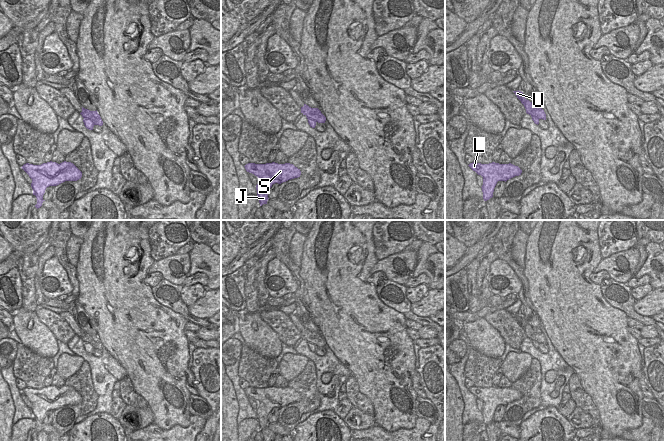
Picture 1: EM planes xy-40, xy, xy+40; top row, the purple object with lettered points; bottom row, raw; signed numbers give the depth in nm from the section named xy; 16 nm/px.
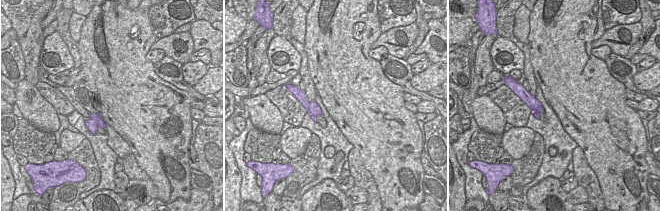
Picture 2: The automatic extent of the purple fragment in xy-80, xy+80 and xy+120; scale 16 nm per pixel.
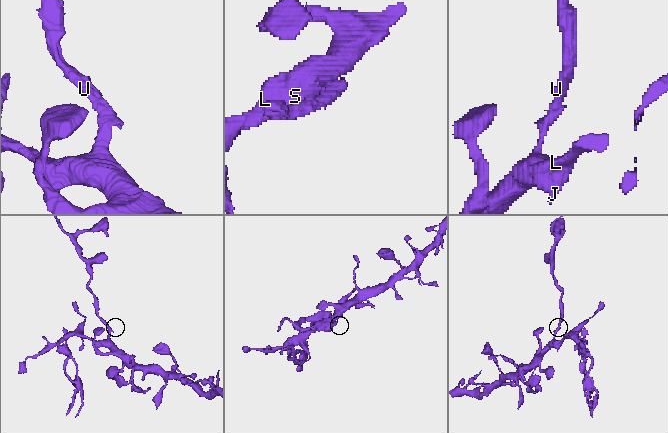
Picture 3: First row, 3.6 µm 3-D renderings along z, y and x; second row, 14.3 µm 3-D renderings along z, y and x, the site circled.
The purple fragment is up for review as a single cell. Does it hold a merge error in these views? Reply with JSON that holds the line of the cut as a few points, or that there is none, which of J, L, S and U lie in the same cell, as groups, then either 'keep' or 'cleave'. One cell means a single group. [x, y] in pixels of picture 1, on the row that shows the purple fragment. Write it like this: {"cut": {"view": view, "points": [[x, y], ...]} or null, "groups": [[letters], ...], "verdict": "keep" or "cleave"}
{"cut": {"view": "xy-40", "points": [[84, 117], [94, 124]]}, "groups": [["J", "L", "S"], ["U"]], "verdict": "cleave"}

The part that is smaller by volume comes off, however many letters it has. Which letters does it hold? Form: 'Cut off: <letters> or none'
Cut off: U

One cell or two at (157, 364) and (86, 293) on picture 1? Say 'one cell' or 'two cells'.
one cell

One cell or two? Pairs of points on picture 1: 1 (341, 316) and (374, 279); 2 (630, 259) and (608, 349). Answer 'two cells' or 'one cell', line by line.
1: two cells
2: two cells

